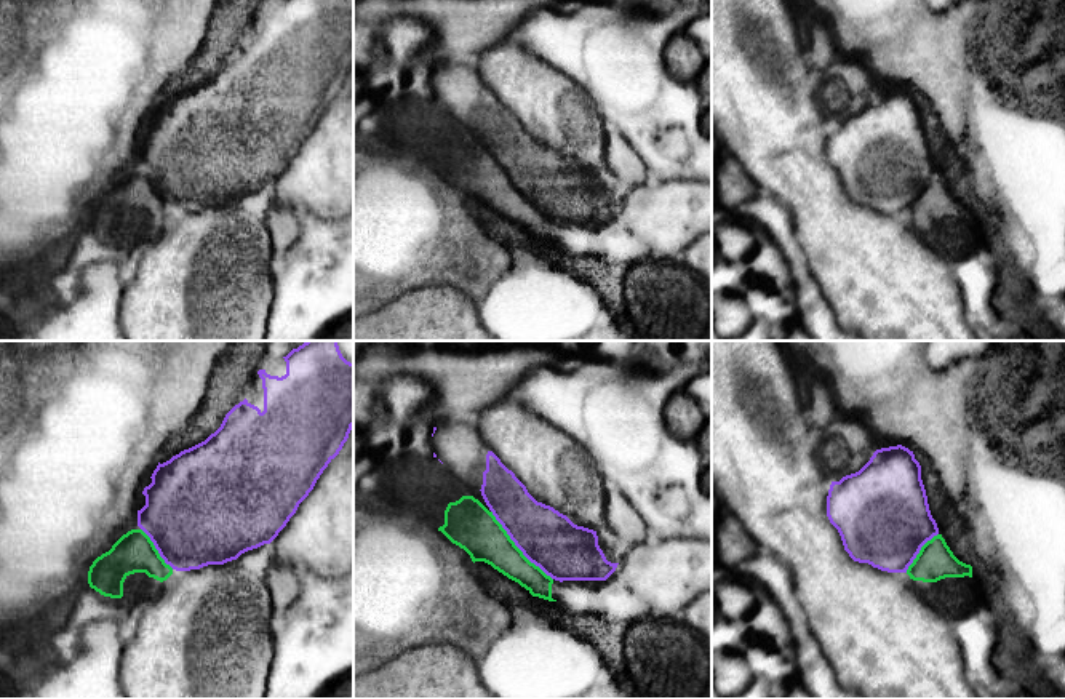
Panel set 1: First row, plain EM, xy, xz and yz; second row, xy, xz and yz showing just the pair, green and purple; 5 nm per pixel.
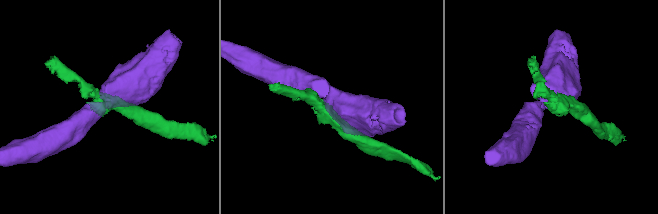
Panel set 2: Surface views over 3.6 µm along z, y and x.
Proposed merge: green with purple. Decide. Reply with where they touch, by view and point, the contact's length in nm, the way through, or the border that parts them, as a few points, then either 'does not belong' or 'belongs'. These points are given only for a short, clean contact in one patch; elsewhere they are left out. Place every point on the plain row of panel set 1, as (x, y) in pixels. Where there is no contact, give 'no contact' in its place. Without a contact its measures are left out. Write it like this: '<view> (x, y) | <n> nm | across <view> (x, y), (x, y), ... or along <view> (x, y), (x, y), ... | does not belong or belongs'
xz (517, 189) | 460 nm | does not belong

